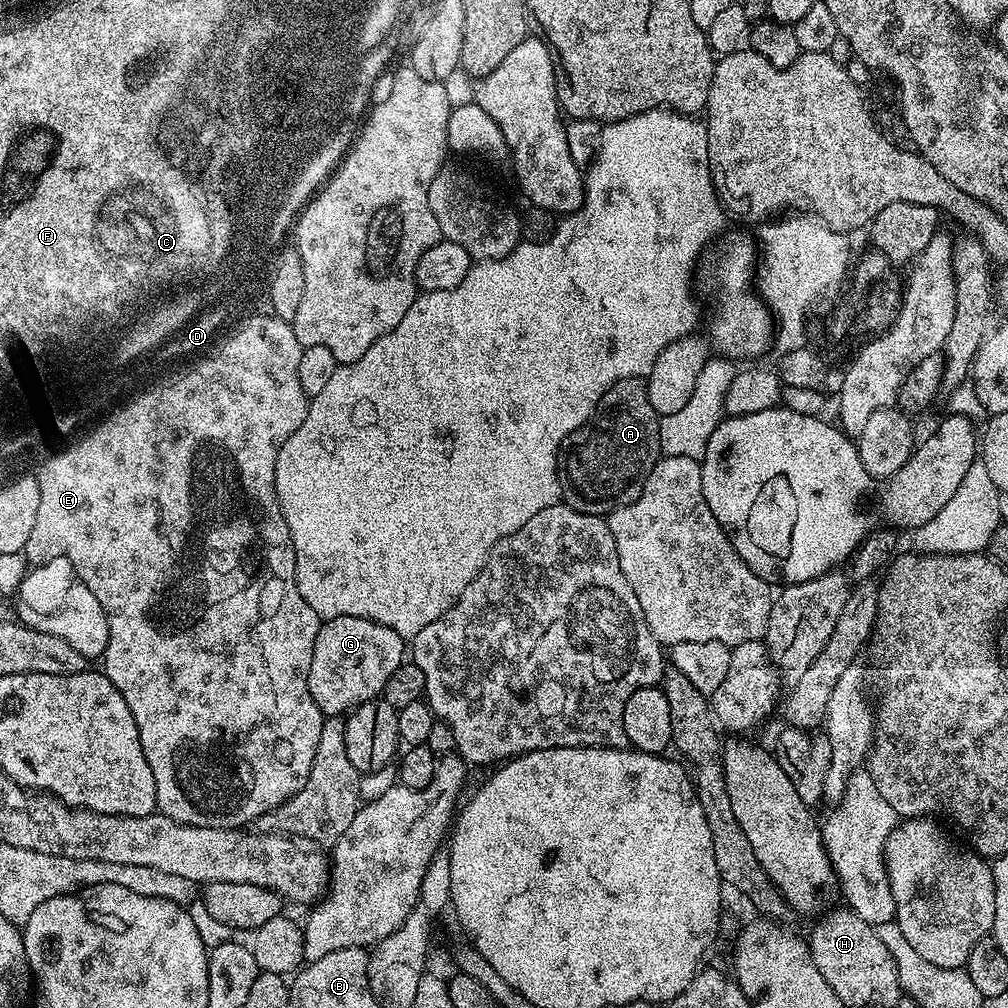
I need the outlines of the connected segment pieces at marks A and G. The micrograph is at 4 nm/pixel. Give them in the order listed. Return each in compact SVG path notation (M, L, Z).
M635 376L611 384L602 394L596 413L575 433L567 448L560 478L563 503L582 514L607 517L609 512L637 500L644 489L644 479L662 456L660 417L650 406L647 383Z
M339 616L321 623L314 654L310 658L308 685L314 702L325 717L345 714L381 695L390 676L406 660L406 640L390 626L382 626L361 616Z

